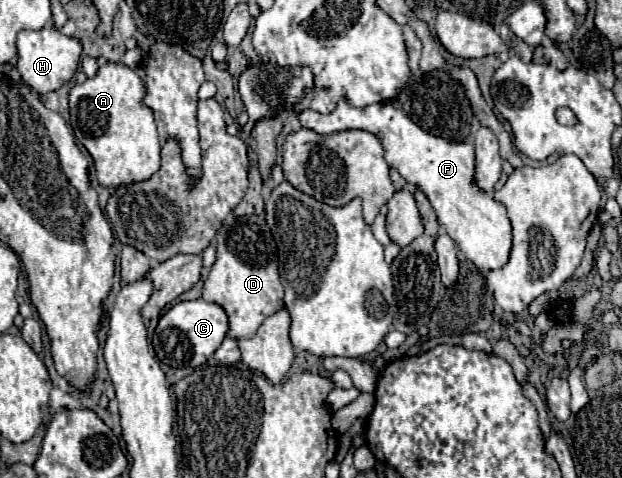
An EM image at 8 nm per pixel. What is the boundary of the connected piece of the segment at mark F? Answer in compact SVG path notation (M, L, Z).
M340 100L330 114L320 114L306 108L304 112L296 112L296 116L302 128L308 128L320 136L342 130L366 130L374 134L386 150L386 162L394 166L410 186L416 186L426 194L438 212L438 222L460 246L466 260L474 262L478 270L498 270L508 262L512 250L512 226L504 204L494 200L492 194L486 194L476 184L472 142L466 140L462 144L454 144L450 140L430 136L392 104L356 108L348 100Z

